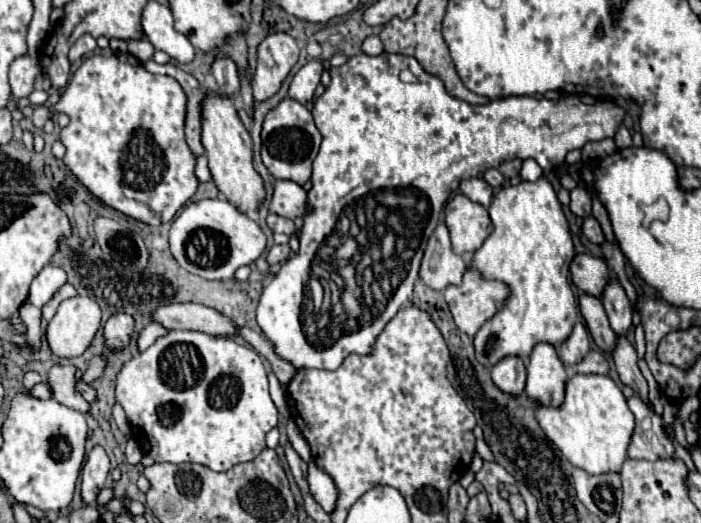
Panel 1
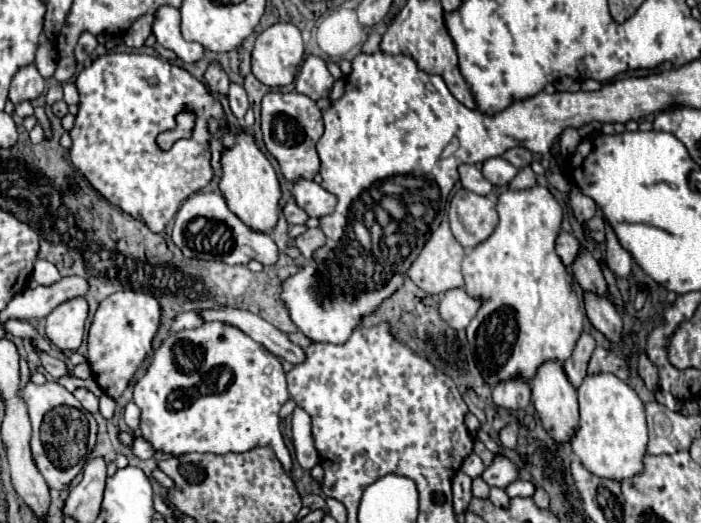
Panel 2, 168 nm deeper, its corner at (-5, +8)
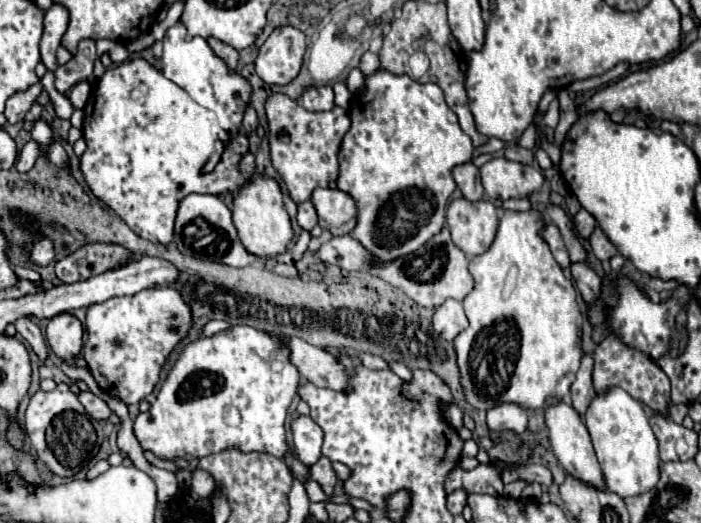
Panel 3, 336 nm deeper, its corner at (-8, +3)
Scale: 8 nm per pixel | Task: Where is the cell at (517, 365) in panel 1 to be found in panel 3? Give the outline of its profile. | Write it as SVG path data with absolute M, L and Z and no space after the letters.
M513 402L493 406L487 412L487 426L495 432L513 430L515 434L521 434L523 430L527 430L527 410Z

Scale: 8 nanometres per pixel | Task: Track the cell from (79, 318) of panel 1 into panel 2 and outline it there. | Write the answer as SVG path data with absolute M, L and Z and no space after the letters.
M84 297L70 299L58 305L46 317L46 337L60 351L76 351L84 339L84 323L88 317L88 303Z

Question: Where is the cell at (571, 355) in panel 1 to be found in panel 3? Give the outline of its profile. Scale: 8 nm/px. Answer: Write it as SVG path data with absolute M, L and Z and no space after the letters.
M583 354L581 358L581 368L577 372L575 382L571 384L571 398L573 398L573 408L583 416L583 410L587 410L591 398L597 394L593 384L591 384L591 372L593 372L593 356Z

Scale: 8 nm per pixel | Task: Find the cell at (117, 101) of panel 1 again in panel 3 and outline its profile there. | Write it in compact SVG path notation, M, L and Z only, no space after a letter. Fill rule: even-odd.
M143 58L125 60L105 70L105 74L97 80L83 112L83 138L87 142L87 150L79 158L81 174L91 192L115 210L129 224L129 228L145 240L155 244L169 244L173 240L177 208L185 196L193 192L219 196L223 192L235 192L245 182L245 176L237 170L237 162L247 152L247 136L243 132L231 134L223 130L213 112L197 106L183 88L175 86ZM215 142L223 142L225 146L221 160L211 174L201 174L203 164L213 154Z

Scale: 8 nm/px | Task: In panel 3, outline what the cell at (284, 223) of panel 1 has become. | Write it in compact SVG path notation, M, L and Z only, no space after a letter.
M309 200L299 204L297 222L299 222L299 226L301 226L303 230L311 230L311 228L317 224L317 212L315 212L315 206L313 206Z

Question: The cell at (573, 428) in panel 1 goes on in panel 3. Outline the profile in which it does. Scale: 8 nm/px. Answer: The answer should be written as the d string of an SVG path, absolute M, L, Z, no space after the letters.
M611 386L591 400L583 420L591 434L607 490L619 494L621 498L629 498L643 494L657 484L661 464L661 460L657 460L657 438L649 426L641 402L631 398L625 390Z

